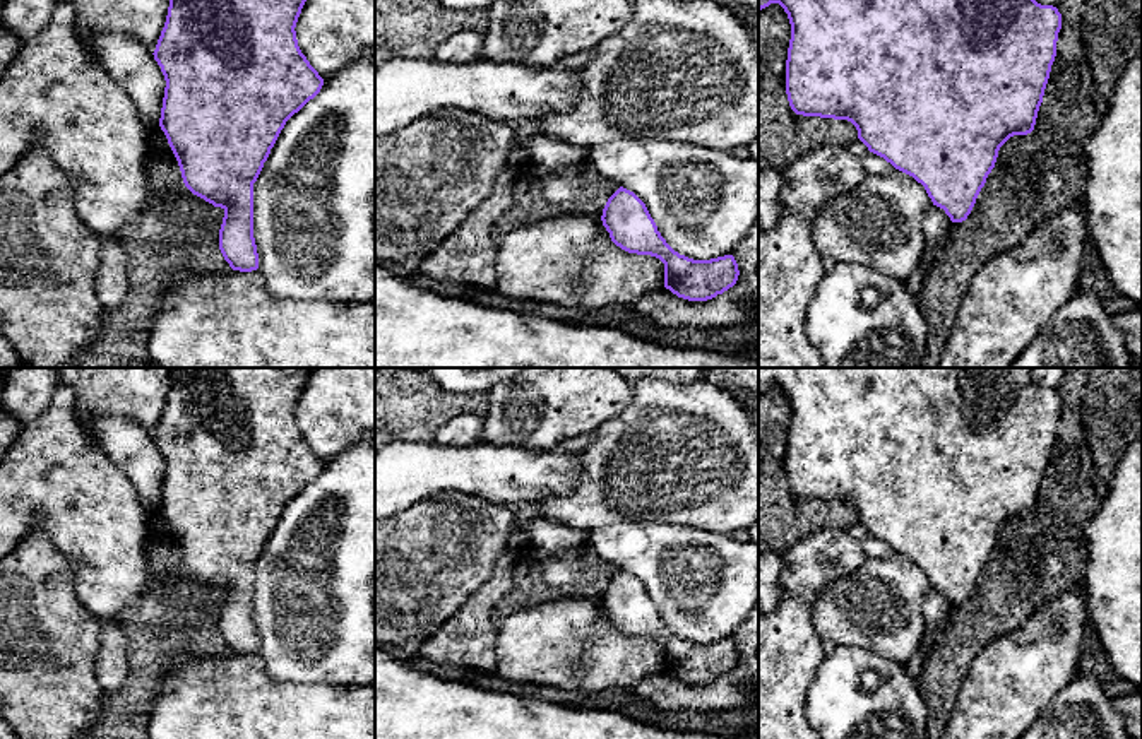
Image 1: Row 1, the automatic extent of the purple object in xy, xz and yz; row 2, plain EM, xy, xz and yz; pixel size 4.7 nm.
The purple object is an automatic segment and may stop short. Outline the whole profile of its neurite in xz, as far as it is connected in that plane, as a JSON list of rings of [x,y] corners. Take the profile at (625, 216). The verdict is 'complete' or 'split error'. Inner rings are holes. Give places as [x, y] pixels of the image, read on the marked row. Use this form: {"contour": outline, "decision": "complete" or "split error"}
{"contour": [[[620,186],[601,216],[611,241],[628,253],[651,255],[664,263],[664,287],[688,301],[707,301],[733,287],[740,270],[733,255],[693,260],[675,251],[657,231],[645,204]]], "decision": "complete"}

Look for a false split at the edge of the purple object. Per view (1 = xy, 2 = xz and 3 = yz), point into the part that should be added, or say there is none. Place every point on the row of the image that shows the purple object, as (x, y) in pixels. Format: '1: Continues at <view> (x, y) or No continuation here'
1: No continuation here
2: No continuation here
3: No continuation here

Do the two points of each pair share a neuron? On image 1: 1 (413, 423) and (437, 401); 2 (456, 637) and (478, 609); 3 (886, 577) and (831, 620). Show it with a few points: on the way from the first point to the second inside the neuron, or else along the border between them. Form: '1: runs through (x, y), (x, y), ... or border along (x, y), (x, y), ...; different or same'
1: runs through (418, 418), (432, 406); same
2: runs through (463, 630), (475, 616); same
3: runs through (877, 592), (860, 609), (846, 613); same

